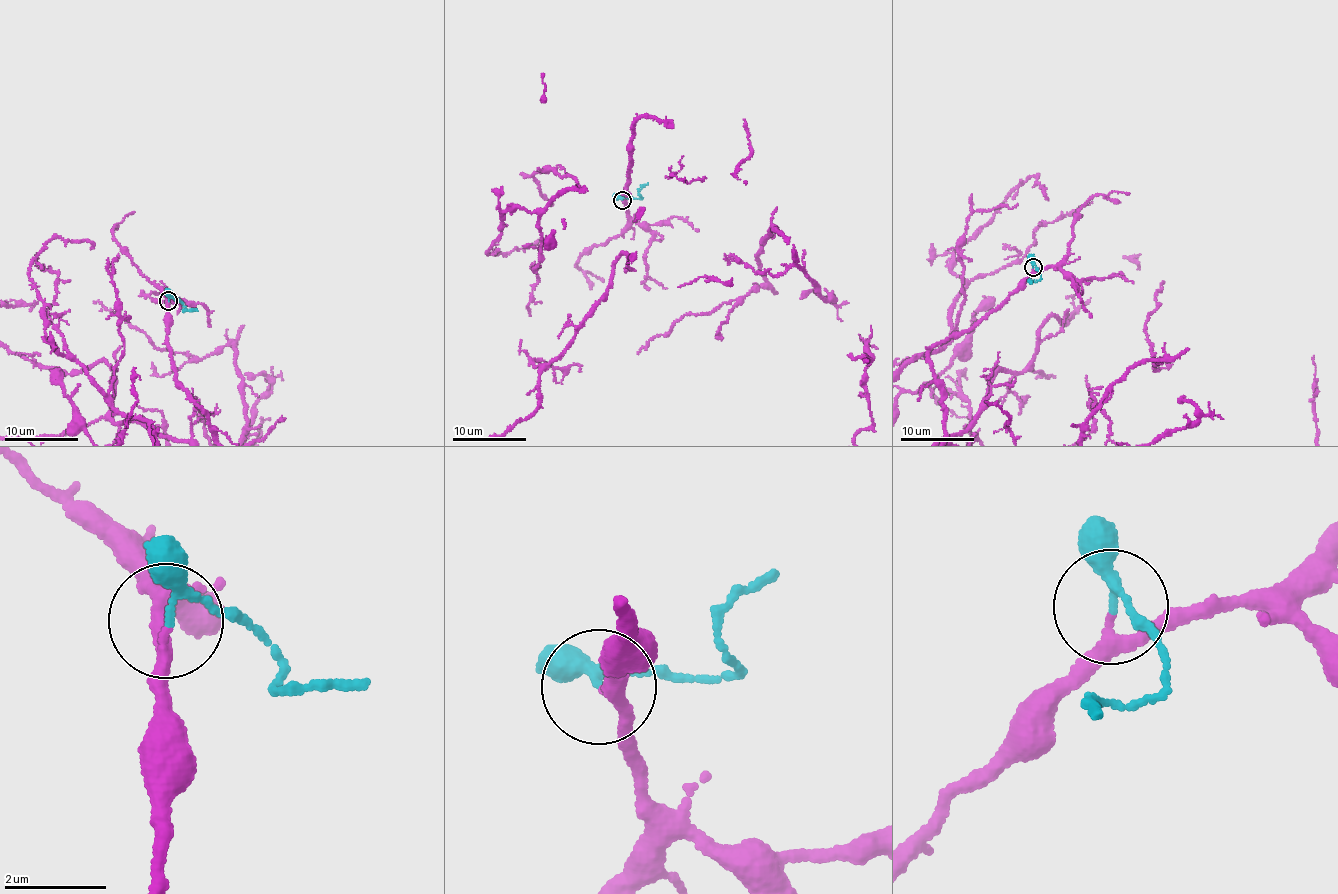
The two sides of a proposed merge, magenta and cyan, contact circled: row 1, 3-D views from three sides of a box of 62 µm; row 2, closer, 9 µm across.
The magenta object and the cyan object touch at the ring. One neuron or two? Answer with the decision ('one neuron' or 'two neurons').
one neuron

